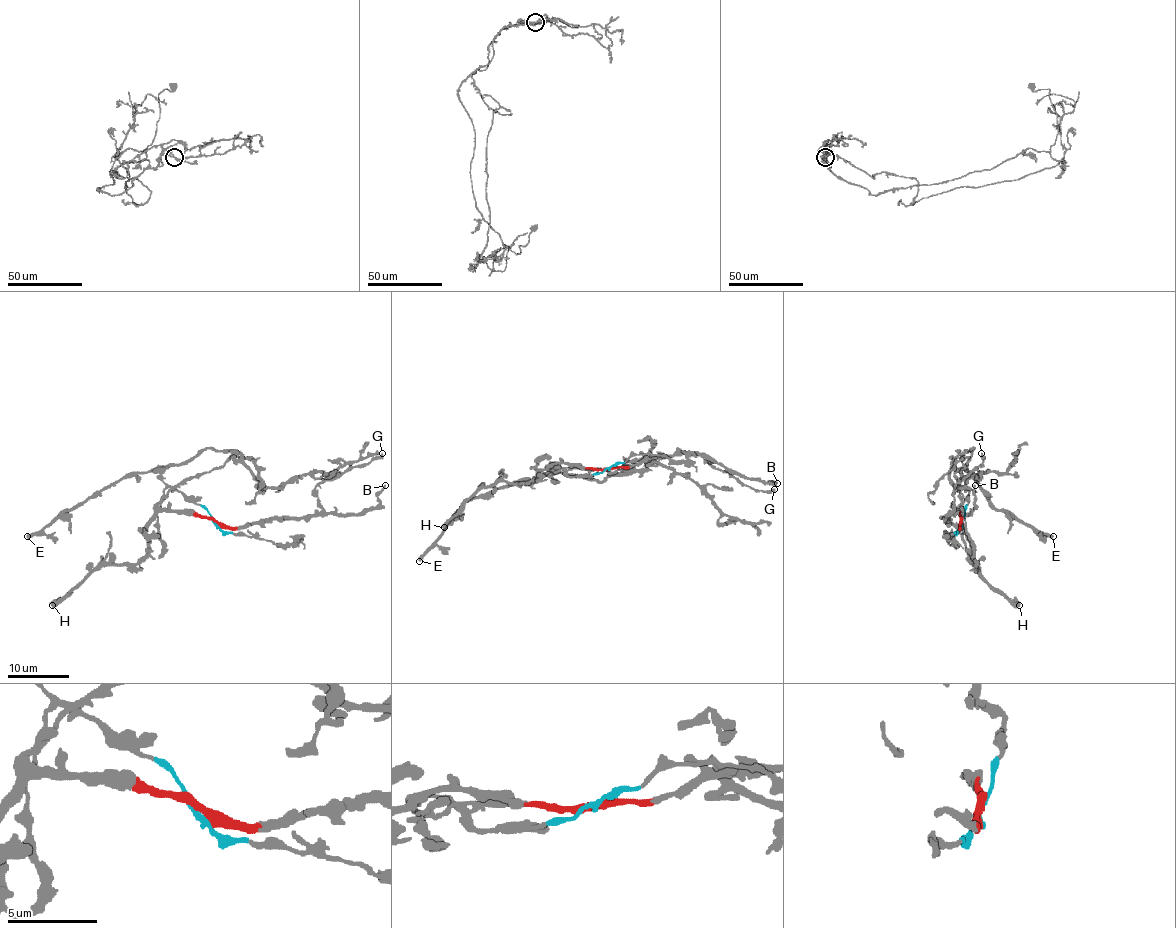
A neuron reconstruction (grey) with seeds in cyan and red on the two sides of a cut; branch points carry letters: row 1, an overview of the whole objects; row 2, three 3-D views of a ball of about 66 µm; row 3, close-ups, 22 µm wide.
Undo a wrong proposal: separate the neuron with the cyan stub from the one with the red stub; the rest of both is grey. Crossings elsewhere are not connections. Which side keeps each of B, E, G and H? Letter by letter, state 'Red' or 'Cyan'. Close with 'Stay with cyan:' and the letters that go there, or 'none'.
B: Red
E: Cyan
G: Red
H: Red
Stay with cyan: E

